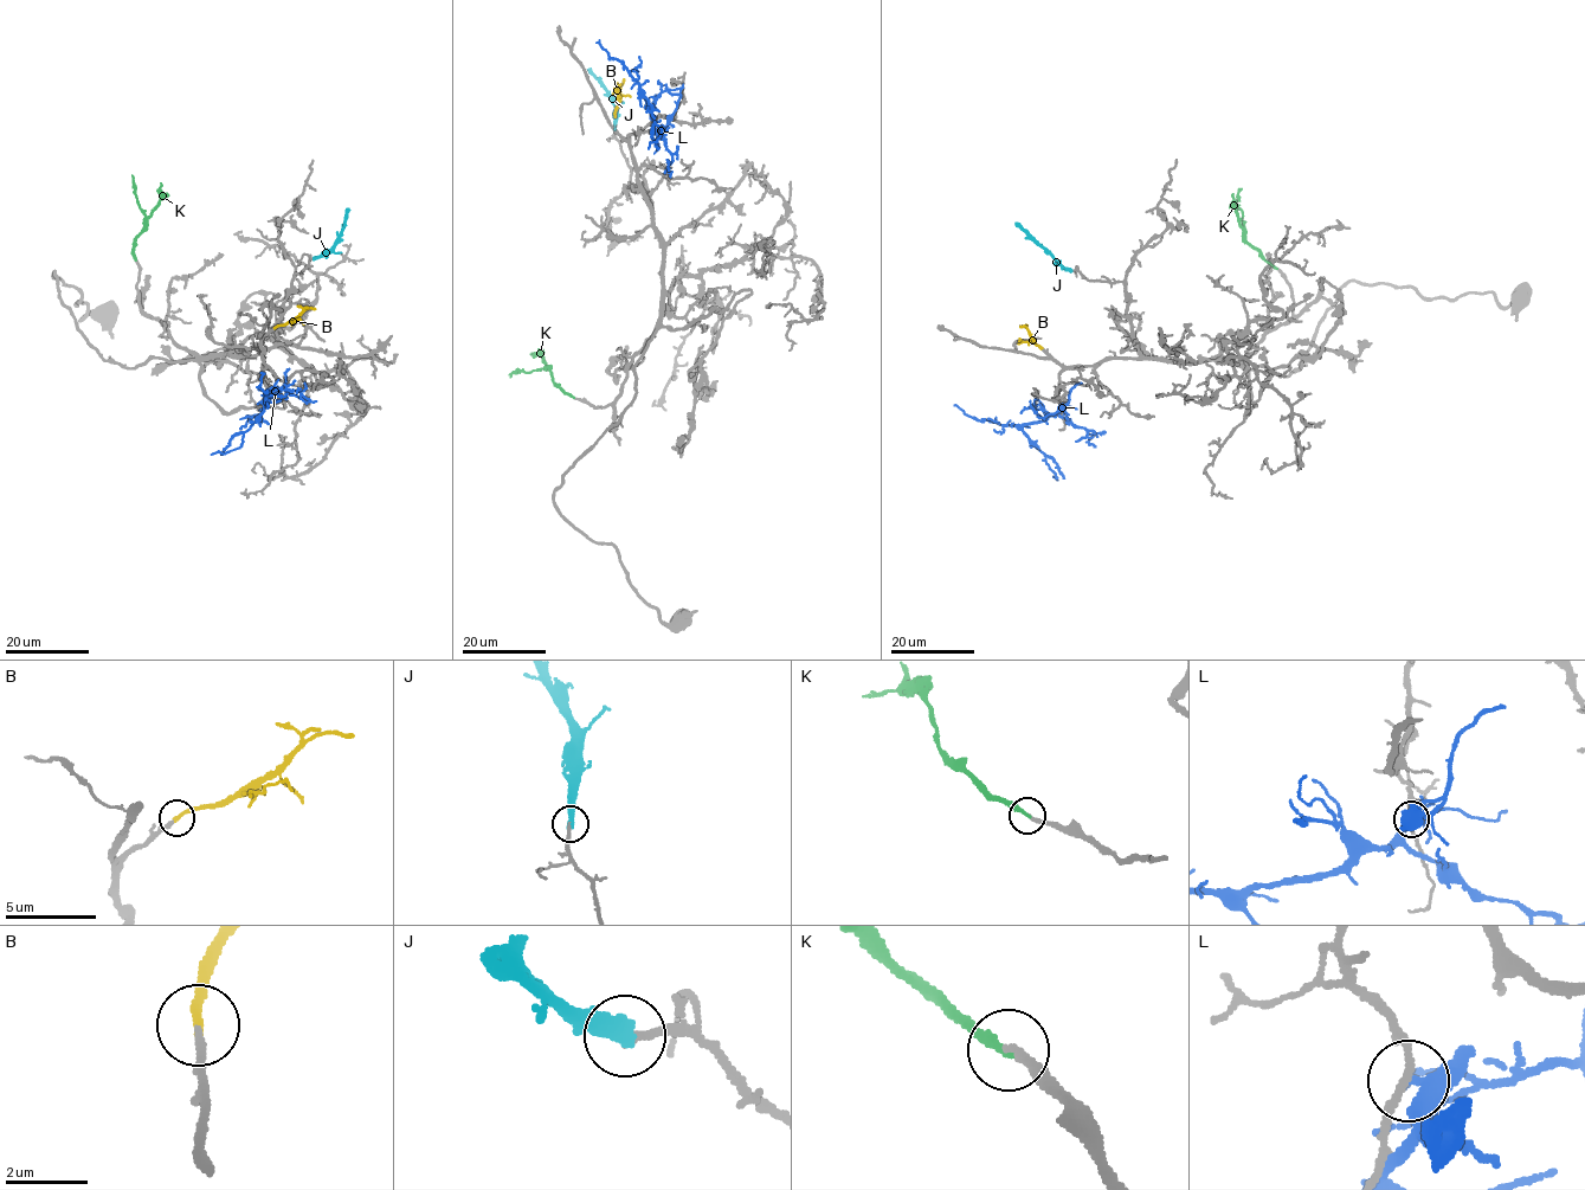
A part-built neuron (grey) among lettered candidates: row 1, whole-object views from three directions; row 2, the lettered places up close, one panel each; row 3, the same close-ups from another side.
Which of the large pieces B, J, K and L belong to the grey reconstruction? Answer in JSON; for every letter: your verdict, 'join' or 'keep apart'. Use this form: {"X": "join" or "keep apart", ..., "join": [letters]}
{"B": "join", "J": "keep apart", "K": "join", "L": "keep apart", "join": ["B", "K"]}

